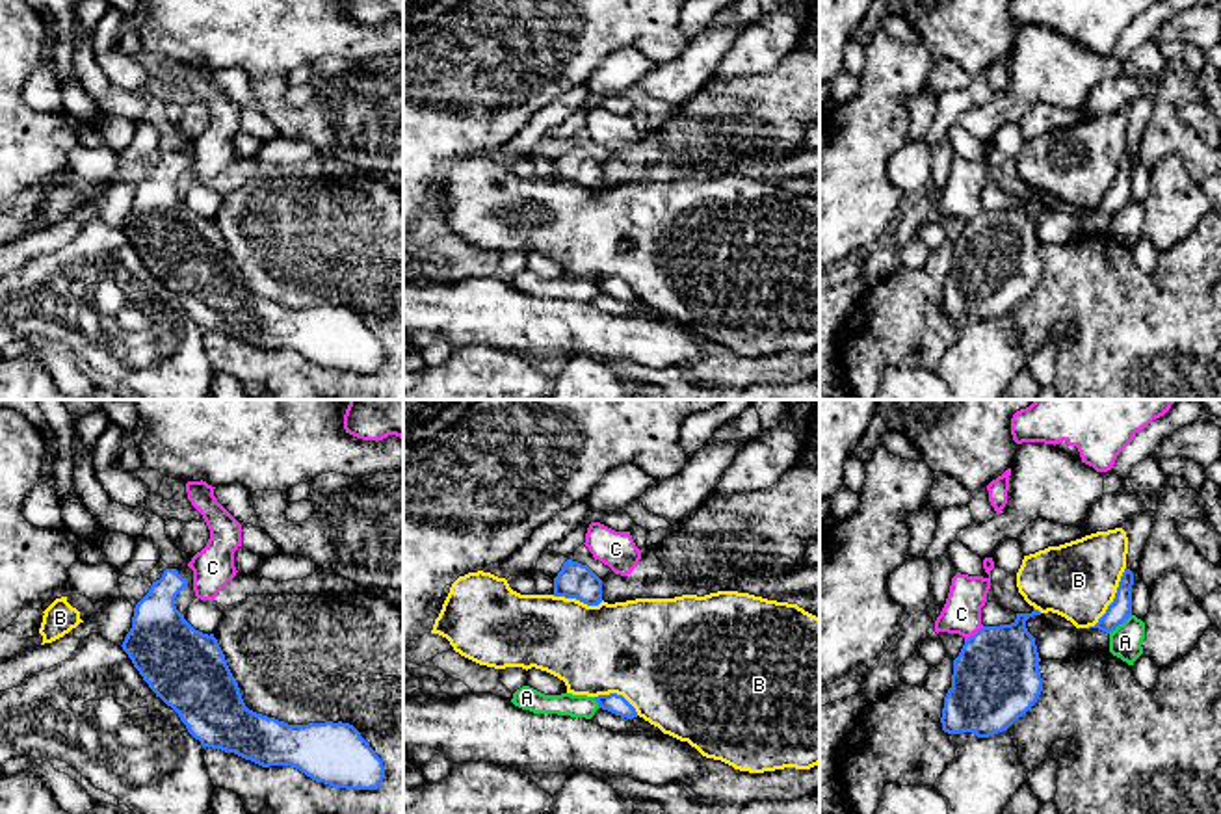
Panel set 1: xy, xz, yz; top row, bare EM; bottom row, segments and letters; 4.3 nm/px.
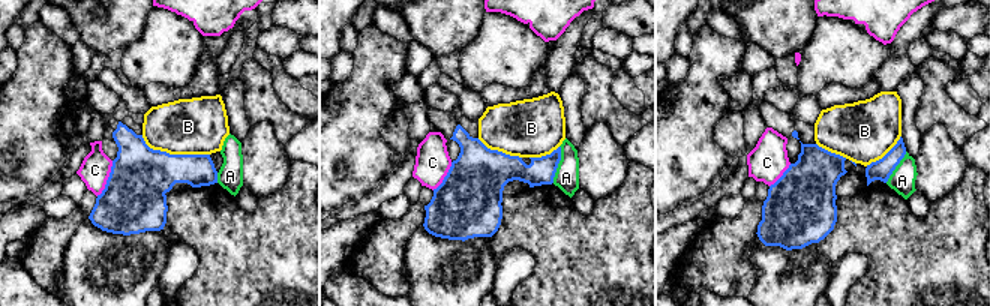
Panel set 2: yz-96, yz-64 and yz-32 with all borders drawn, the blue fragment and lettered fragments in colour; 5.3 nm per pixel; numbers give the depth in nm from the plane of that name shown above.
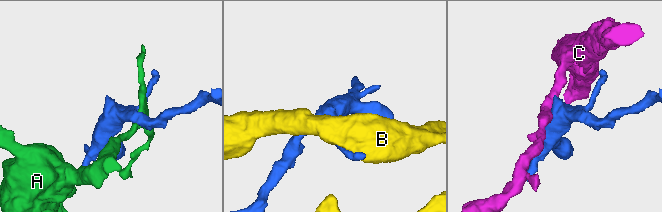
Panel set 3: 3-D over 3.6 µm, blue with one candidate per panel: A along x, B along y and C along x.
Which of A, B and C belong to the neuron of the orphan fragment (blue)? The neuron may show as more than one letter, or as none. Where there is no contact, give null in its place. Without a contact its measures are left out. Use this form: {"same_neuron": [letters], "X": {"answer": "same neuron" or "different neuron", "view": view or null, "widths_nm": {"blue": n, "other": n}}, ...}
{"same_neuron": [], "A": {"answer": "different neuron", "view": "yz", "widths_nm": {"blue": 100, "other": 140}}, "B": {"answer": "different neuron", "view": "yz", "widths_nm": {"blue": 100, "other": 340}}, "C": {"answer": "different neuron", "view": "yz", "widths_nm": {"blue": 380, "other": 170}}}

